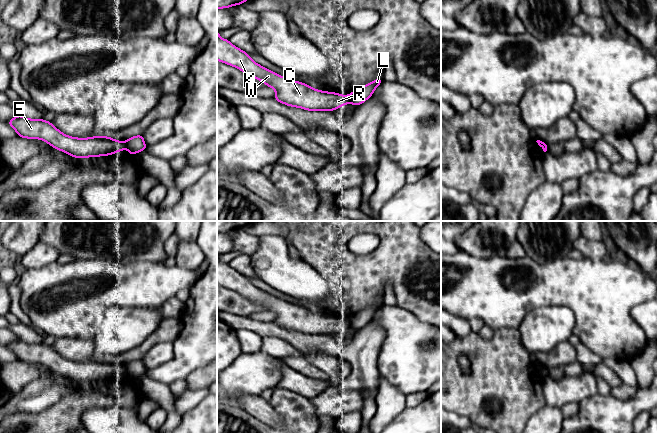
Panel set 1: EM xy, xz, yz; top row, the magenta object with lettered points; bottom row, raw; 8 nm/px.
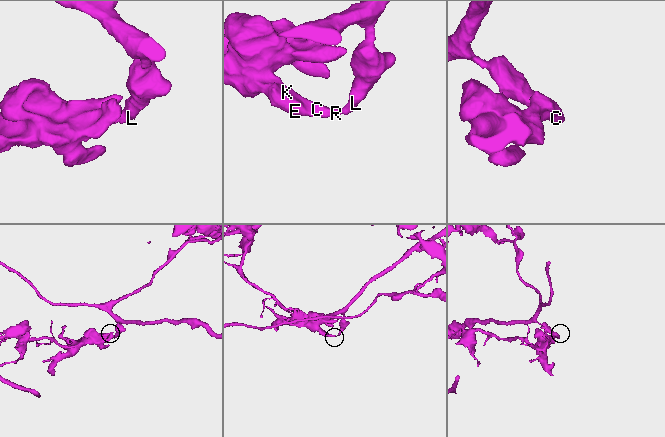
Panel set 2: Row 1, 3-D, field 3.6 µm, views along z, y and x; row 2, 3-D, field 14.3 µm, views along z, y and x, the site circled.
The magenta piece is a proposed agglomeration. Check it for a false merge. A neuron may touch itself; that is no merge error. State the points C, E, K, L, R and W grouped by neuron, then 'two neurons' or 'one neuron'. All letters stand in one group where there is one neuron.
groups C E K R W / L; two neurons

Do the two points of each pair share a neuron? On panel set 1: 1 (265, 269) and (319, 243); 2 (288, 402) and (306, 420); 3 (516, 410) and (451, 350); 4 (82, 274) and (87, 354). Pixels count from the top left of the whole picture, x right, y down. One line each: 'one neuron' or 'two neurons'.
1: two neurons
2: one neuron
3: one neuron
4: two neurons

